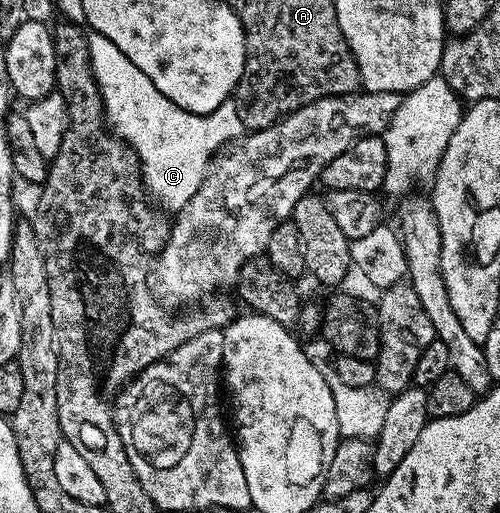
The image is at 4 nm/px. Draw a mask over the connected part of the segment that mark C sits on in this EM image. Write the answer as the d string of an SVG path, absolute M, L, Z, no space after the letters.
M88 33L88 50L104 100L104 120L108 128L136 152L145 190L165 210L179 211L186 207L186 203L194 199L194 191L198 191L208 171L208 162L241 136L242 126L235 104L227 100L212 113L192 114L192 121L188 121L184 129L188 129L188 145L196 145L196 149L152 149L152 101L156 101L158 87L154 87L151 79L142 75L142 71L138 71L138 67L134 67L134 63L130 63L130 59L126 59L126 55L122 55L122 51L118 51L118 47L101 33Z

